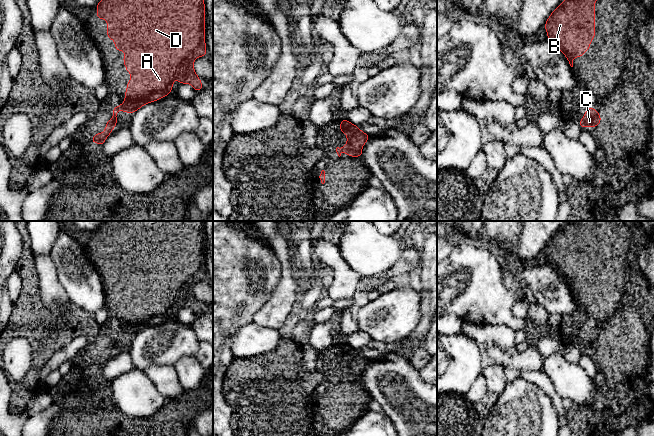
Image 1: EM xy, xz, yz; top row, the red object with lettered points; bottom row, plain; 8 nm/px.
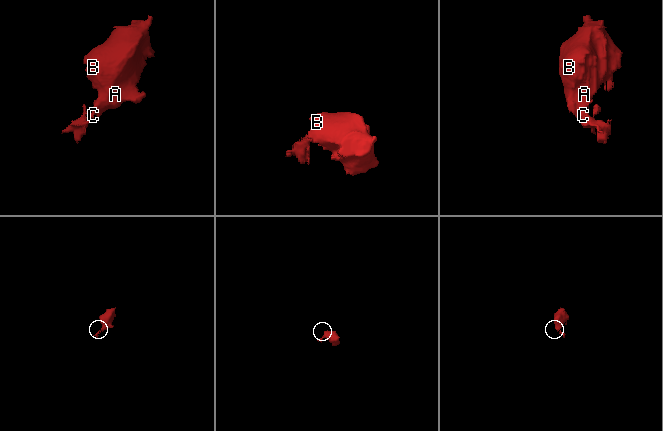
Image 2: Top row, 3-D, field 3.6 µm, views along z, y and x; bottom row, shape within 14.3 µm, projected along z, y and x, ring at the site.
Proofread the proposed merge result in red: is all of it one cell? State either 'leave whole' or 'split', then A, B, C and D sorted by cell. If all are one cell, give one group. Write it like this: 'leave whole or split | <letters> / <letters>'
leave whole | A B C D

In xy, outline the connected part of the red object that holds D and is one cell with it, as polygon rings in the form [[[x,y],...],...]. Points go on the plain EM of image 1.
[[[105,221],[97,229],[97,242],[107,244],[107,262],[115,265],[116,275],[126,275],[127,278],[123,281],[123,286],[128,297],[131,297],[131,304],[127,306],[127,313],[125,315],[125,324],[122,329],[117,329],[112,332],[113,341],[107,345],[106,352],[103,357],[95,358],[91,366],[98,367],[101,371],[103,370],[106,362],[111,359],[111,355],[117,350],[117,335],[121,334],[126,337],[135,337],[143,329],[157,325],[163,321],[166,321],[172,314],[172,308],[177,302],[180,308],[188,307],[193,310],[194,314],[200,315],[203,312],[203,308],[199,303],[199,300],[194,294],[194,284],[201,280],[207,280],[206,267],[205,267],[205,229],[204,221]]]

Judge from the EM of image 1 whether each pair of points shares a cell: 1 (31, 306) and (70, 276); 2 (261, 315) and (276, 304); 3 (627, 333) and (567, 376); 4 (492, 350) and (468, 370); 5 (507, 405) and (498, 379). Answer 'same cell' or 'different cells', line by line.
1: different cells
2: same cell
3: different cells
4: different cells
5: different cells

